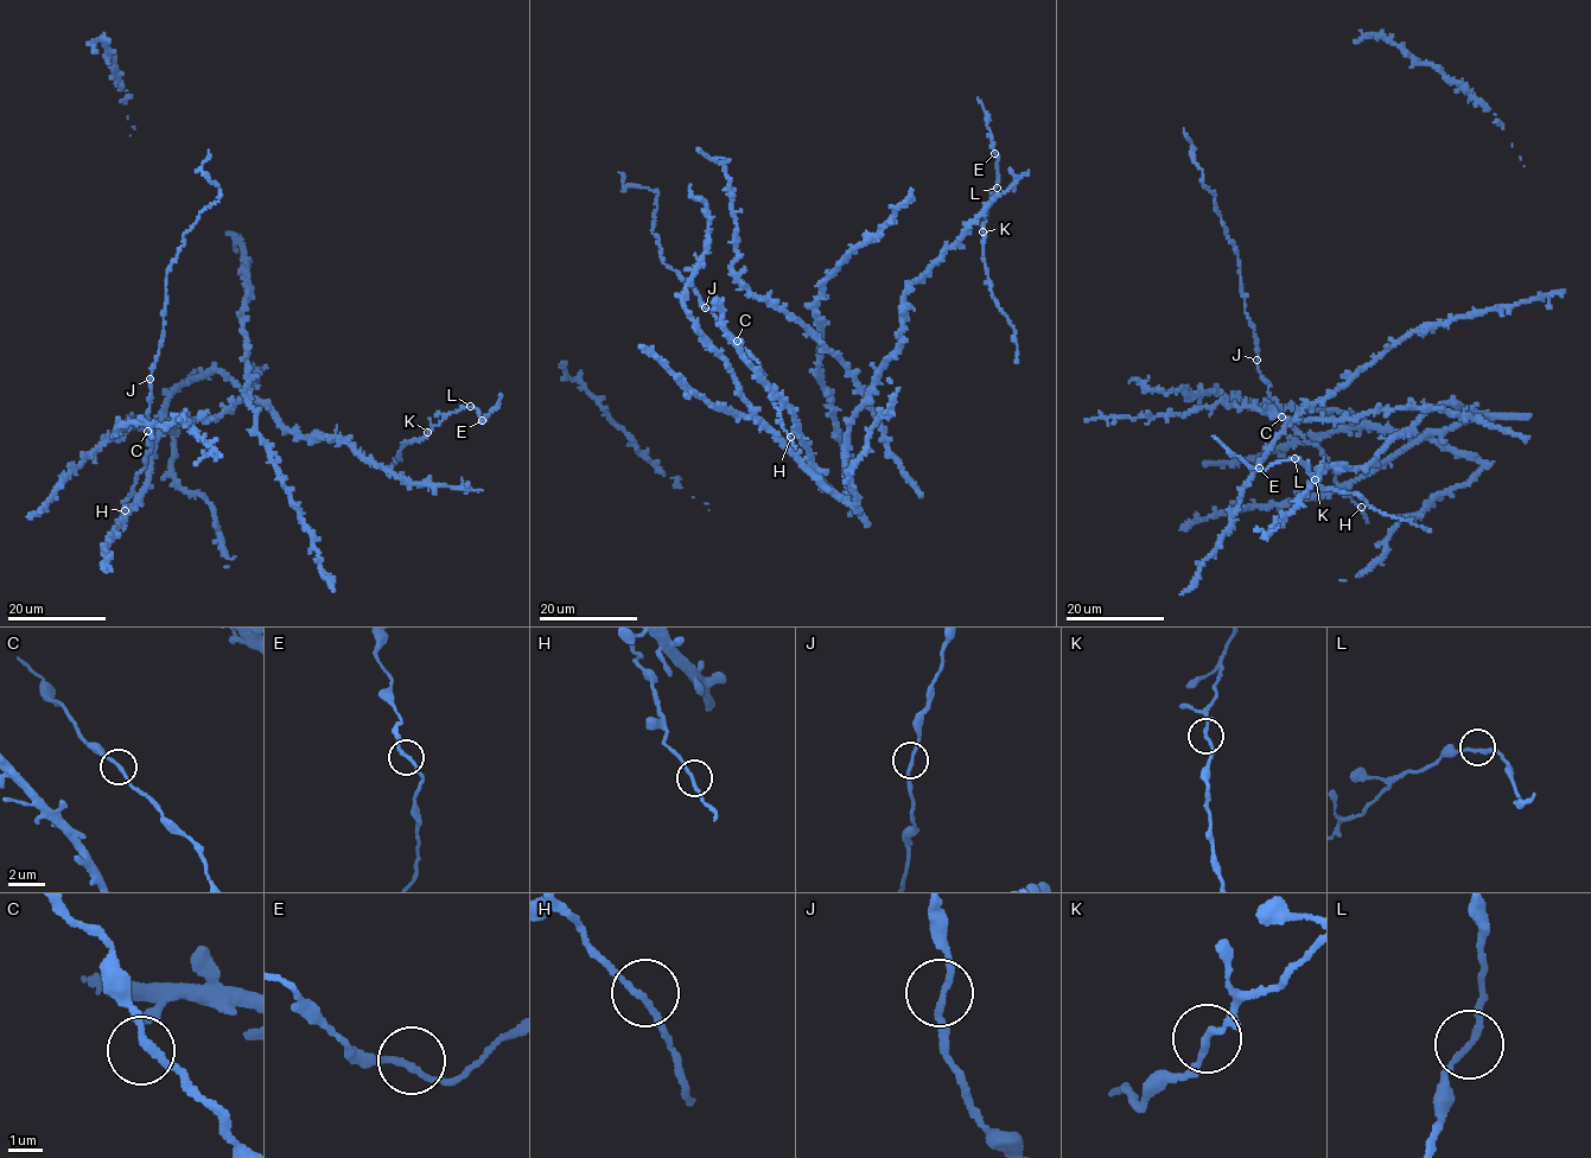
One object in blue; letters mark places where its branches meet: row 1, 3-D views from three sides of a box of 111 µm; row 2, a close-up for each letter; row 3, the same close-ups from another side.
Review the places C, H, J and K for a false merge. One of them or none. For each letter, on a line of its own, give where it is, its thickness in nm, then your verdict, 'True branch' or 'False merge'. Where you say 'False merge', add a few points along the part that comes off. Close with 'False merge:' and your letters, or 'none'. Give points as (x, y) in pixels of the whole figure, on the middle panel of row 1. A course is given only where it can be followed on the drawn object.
C: Place: (737, 341). Thickness 190 nm. True branch
H: Place: (790, 437). Thickness 170 nm. True branch
J: Place: (705, 307). Thickness 180 nm. True branch
K: Place: (982, 231). Thickness 180 nm. True branch
False merge: none

